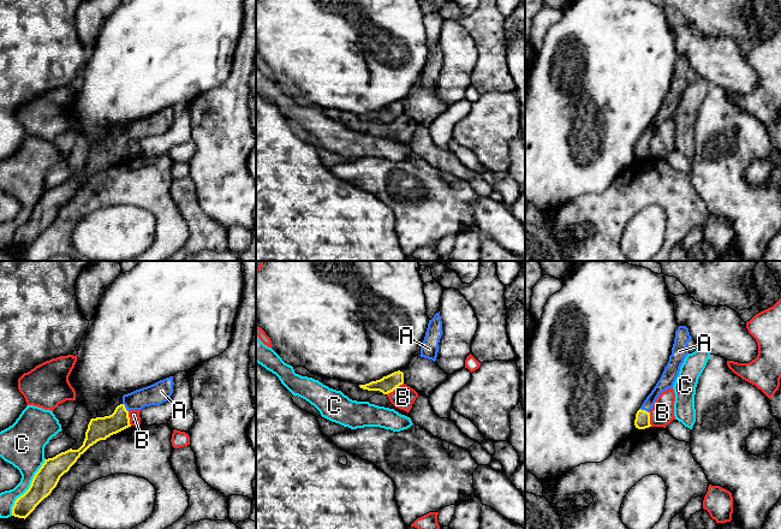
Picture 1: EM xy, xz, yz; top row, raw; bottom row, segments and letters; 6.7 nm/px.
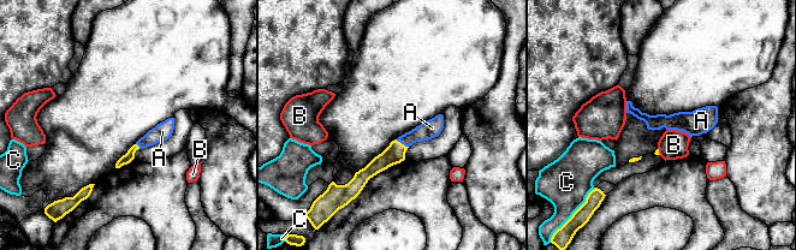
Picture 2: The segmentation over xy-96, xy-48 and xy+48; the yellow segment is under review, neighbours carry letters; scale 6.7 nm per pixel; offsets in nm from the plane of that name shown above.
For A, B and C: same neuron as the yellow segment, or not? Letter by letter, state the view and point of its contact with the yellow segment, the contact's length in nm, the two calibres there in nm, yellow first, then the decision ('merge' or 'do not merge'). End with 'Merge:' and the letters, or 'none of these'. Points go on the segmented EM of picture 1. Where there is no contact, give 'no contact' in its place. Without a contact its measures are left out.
A: contact yz (644, 410); length 70 nm; calibres 100 and 100 nm; merge
B: contact xz (394, 388); length 140 nm; calibres 120 and 160 nm; do not merge
C: contact xy (29, 487); length 440 nm; calibres 160 and 260 nm; do not merge
Merge: A

